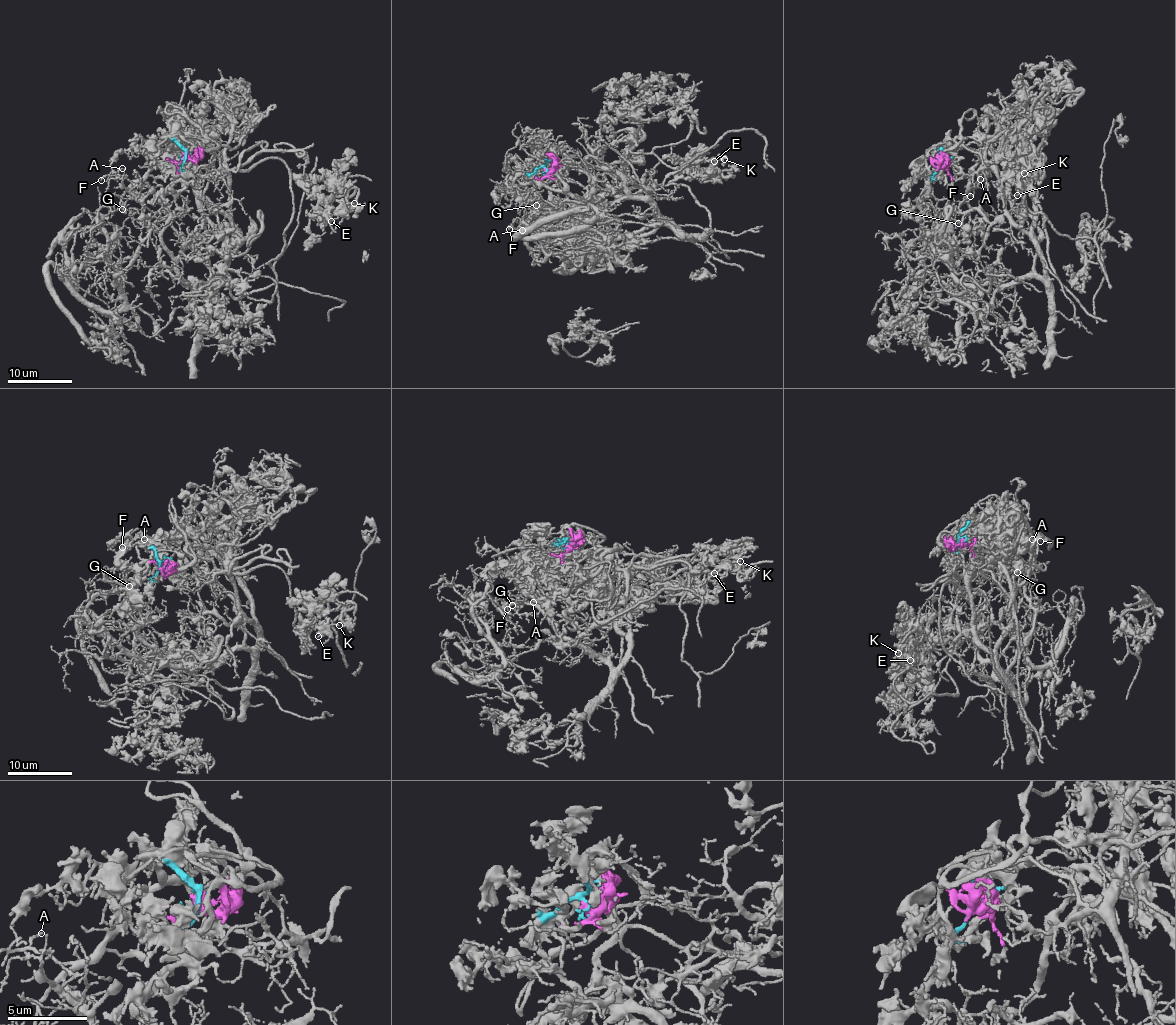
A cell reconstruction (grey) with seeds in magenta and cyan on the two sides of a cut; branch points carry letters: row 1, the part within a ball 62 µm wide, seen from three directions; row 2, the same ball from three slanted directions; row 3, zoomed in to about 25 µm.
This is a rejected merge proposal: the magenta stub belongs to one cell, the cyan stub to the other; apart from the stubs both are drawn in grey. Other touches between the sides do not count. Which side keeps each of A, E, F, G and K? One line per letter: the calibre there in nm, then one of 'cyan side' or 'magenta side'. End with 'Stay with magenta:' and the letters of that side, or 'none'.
A: 120 nm thick; cyan side
E: 120 nm thick; magenta side
F: 120 nm thick; cyan side
G: 120 nm thick; cyan side
K: 140 nm thick; magenta side
Stay with magenta: E, K

